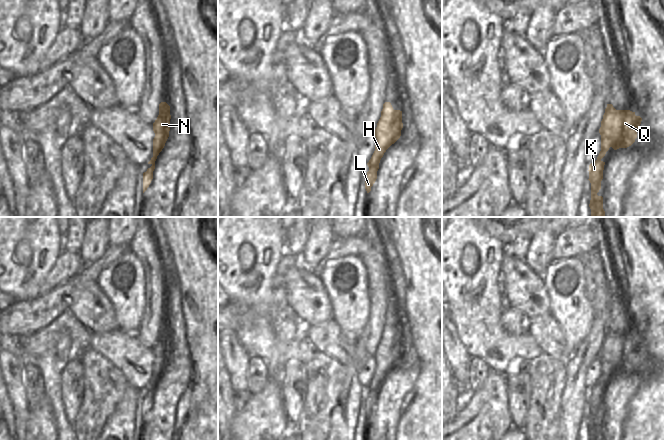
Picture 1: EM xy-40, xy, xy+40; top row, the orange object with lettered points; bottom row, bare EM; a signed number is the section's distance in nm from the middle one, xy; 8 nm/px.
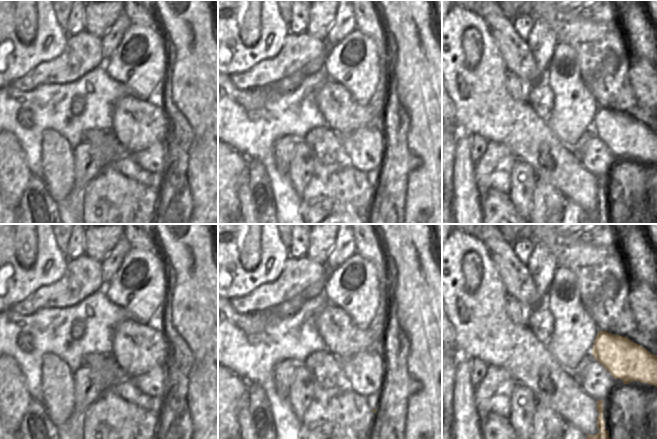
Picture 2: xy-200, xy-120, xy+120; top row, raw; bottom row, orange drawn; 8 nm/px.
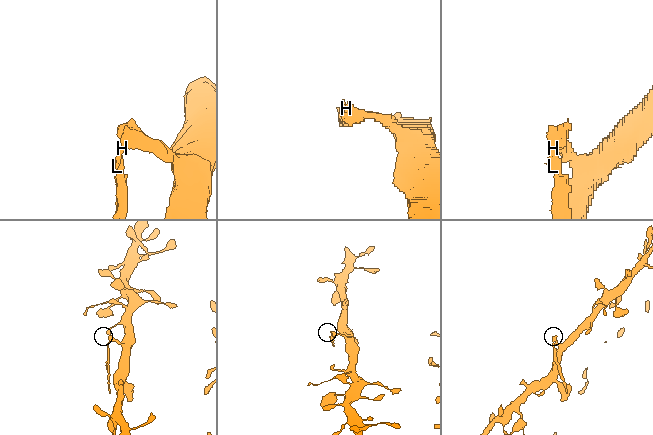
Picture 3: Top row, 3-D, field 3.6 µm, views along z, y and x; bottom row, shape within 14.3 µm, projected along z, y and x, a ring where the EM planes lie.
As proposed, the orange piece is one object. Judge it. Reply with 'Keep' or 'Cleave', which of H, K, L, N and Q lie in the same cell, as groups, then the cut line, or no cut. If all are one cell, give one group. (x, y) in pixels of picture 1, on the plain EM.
Cleave. Groups: H N Q / K L. Split along xy (379, 384), (375, 387), (367, 388).

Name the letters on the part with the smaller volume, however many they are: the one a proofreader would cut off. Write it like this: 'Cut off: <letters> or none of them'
Cut off: K, L

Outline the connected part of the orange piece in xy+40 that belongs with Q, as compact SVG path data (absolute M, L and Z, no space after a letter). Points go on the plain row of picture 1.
M607 328L599 357L601 359L601 375L597 384L601 384L612 371L614 374L631 370L637 362L637 353L642 342L630 334L616 334Z

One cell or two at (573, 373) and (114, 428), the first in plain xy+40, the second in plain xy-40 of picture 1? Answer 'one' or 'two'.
one

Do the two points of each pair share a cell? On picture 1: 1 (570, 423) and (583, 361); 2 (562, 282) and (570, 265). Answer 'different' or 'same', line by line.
1: same
2: same

